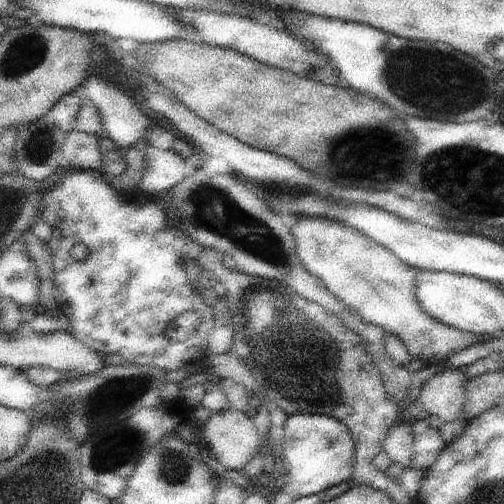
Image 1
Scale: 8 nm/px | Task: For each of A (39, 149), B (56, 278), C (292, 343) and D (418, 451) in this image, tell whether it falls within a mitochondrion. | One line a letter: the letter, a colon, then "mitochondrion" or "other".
A: mitochondrion
B: other
C: mitochondrion
D: other

